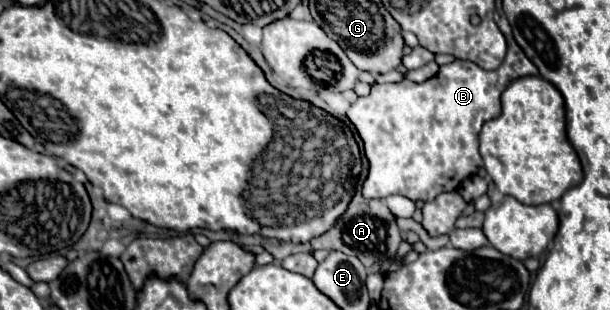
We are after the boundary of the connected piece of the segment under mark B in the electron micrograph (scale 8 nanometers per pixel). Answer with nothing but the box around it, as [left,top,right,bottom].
[347,21,537,201]

